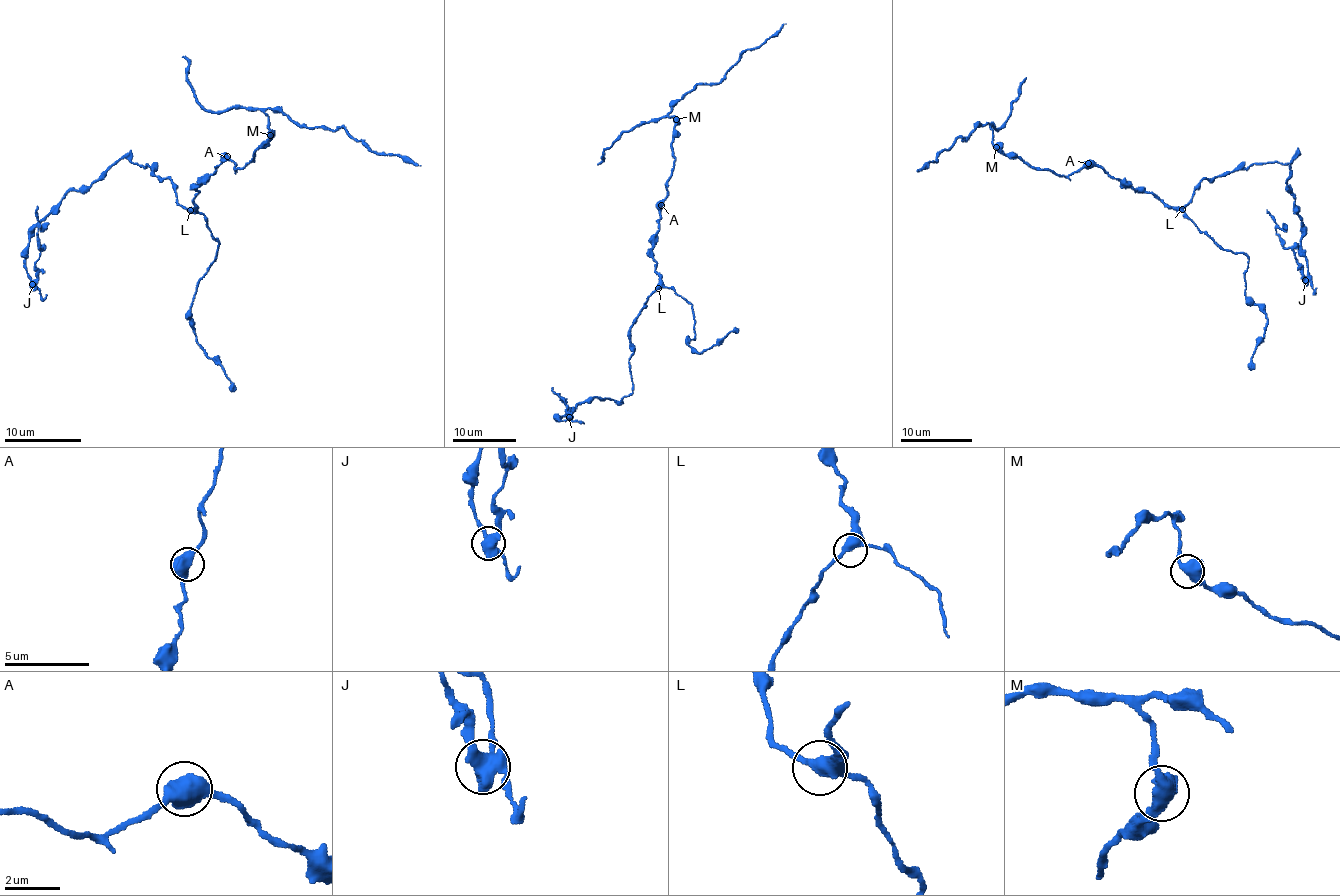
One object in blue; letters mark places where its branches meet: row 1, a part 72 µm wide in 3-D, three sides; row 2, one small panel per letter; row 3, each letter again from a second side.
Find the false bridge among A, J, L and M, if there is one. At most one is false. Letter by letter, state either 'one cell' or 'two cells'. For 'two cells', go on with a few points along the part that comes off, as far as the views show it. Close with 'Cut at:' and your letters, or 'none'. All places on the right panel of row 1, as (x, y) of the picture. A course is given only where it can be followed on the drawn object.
A: one cell
J: two cells; course (1306, 280), (1303, 266), (1294, 253), (1283, 246), (1283, 238), (1276, 231), (1276, 219), (1266, 210)
L: one cell
M: one cell
Cut at: J

